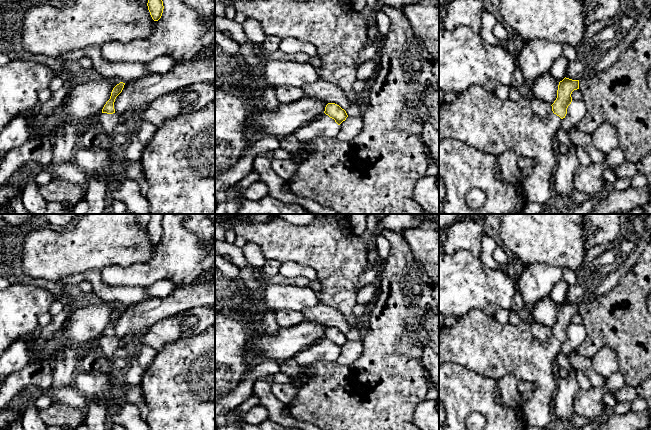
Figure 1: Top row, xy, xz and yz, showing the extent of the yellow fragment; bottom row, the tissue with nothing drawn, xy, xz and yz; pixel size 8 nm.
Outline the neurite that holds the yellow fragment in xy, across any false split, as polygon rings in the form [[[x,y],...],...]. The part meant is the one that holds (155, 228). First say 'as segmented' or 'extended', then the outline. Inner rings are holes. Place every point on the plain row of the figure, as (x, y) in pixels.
as segmented; [[[152,214],[148,223],[148,234],[154,245],[158,245],[163,237],[162,219],[164,214]]]

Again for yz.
extended; [[[565,301],[560,305],[557,322],[551,329],[553,337],[550,341],[542,342],[534,337],[528,318],[522,317],[518,324],[502,324],[481,310],[472,309],[458,318],[455,325],[439,328],[439,367],[445,363],[456,363],[495,381],[512,374],[517,381],[533,383],[536,388],[532,397],[523,402],[522,413],[527,425],[551,428],[555,422],[553,400],[558,382],[555,358],[561,352],[561,345],[572,326],[571,318],[577,313],[579,304]]]

